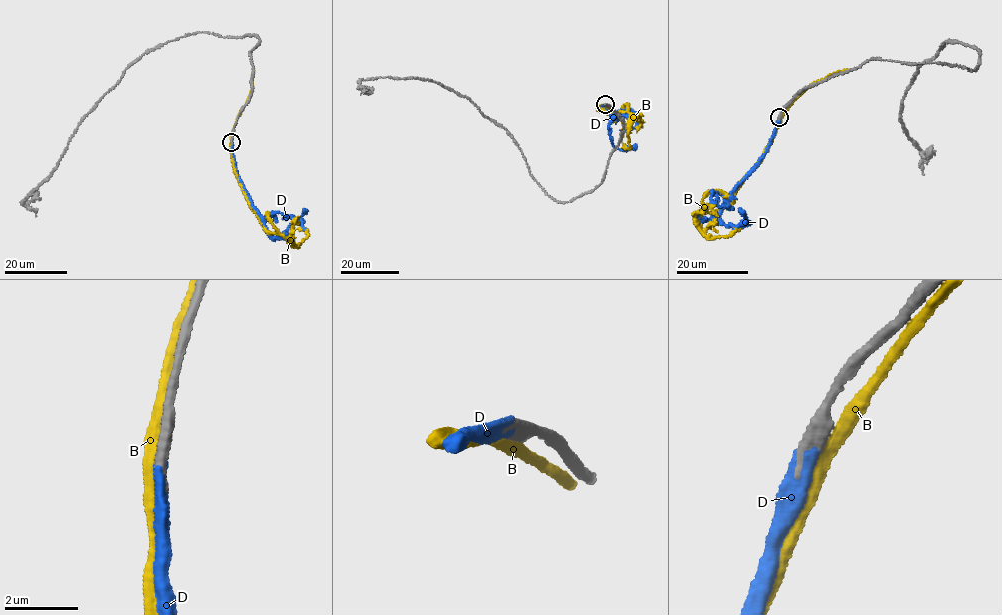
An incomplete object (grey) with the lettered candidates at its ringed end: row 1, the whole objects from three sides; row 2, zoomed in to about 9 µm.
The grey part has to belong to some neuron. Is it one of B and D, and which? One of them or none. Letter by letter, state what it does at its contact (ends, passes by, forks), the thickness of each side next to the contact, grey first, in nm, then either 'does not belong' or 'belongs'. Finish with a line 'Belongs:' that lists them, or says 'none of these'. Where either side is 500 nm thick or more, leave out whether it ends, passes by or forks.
B: it passes by; 480 nm thick on the grey side, 360 nm on the other; does not belong
D: it ends there; 400 nm thick on the grey side, 440 nm on the other; belongs
Belongs: D

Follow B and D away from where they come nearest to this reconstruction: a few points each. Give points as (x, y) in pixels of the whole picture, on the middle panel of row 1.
B: (605, 105), (596, 106), (608, 114), (629, 113), (629, 146), (622, 143)
D: (605, 105), (597, 108), (610, 114), (609, 133), (612, 145), (624, 148), (636, 143)

